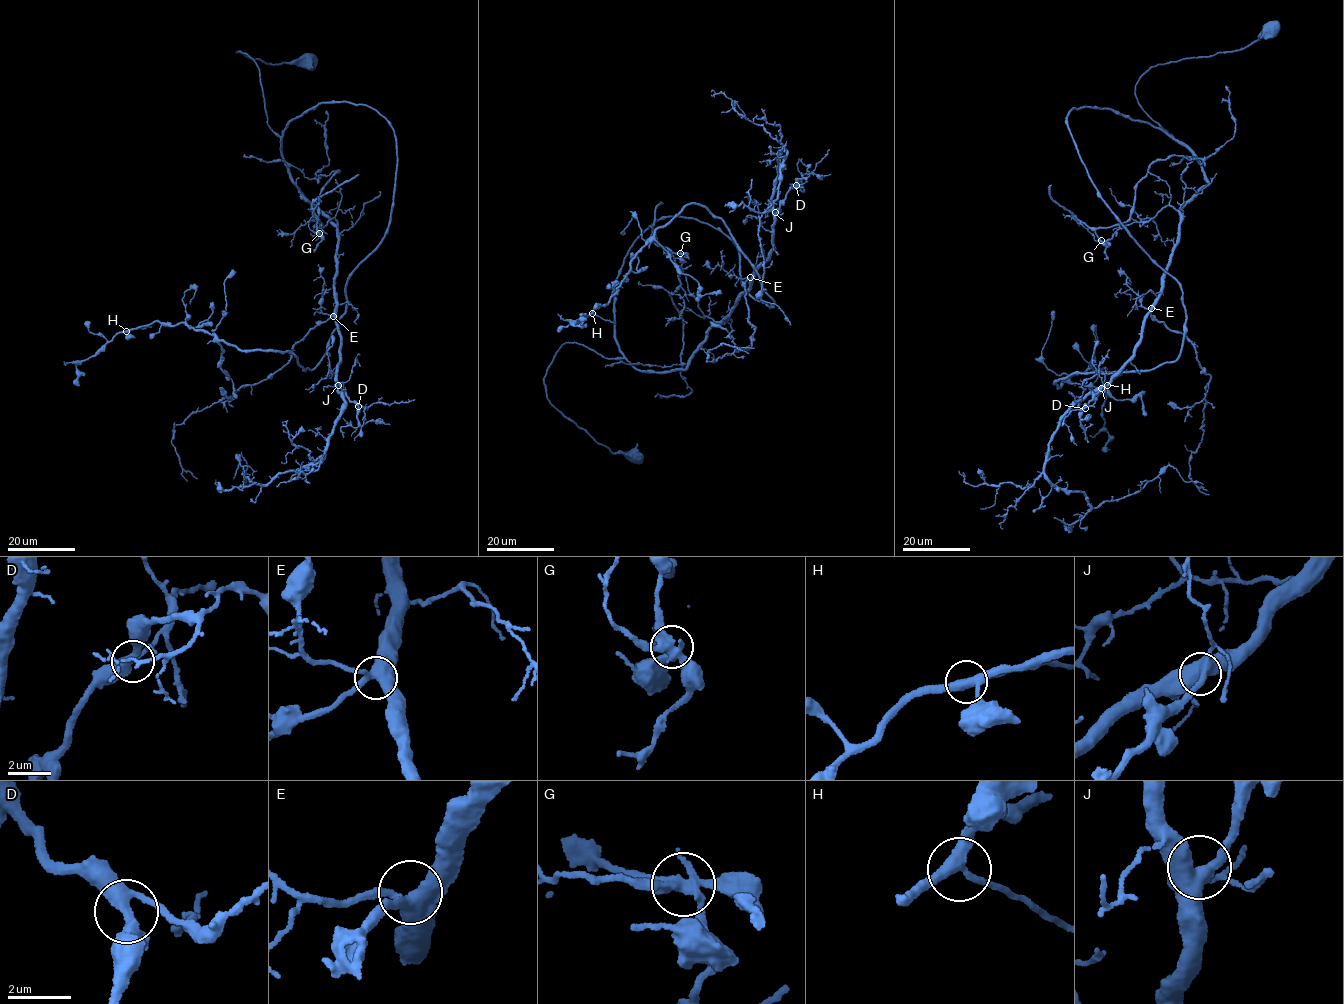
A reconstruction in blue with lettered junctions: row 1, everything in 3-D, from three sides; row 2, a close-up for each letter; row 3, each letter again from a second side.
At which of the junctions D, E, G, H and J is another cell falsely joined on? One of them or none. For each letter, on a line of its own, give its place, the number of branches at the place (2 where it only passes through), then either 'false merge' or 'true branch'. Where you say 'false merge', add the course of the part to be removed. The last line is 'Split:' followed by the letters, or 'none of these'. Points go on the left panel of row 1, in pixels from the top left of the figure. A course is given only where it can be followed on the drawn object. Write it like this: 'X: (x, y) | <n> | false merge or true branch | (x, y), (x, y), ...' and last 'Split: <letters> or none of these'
D: (358, 406) | 4 | true branch
E: (333, 316) | 4 | true branch
G: (319, 233) | 4 | false merge | (318, 233), (316, 221), (321, 189), (339, 171), (326, 176), (315, 175), (329, 164), (326, 110)
H: (126, 331) | 4 | true branch
J: (338, 385) | 4 | true branch
Split: G

